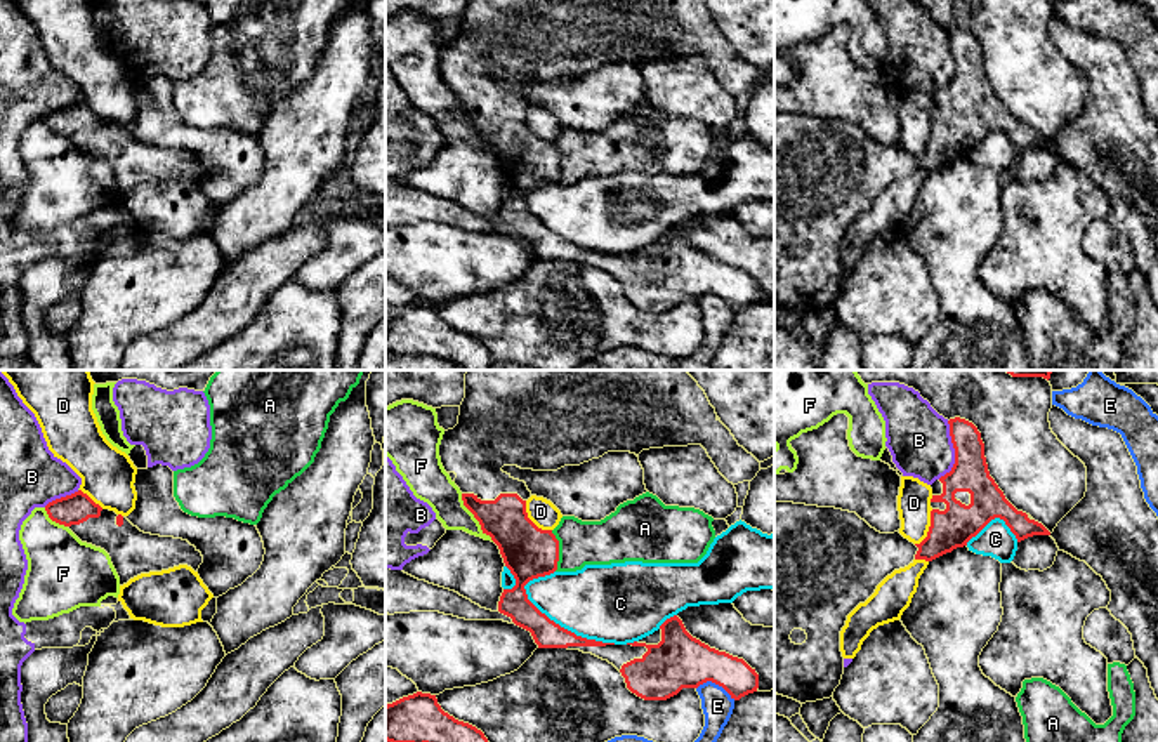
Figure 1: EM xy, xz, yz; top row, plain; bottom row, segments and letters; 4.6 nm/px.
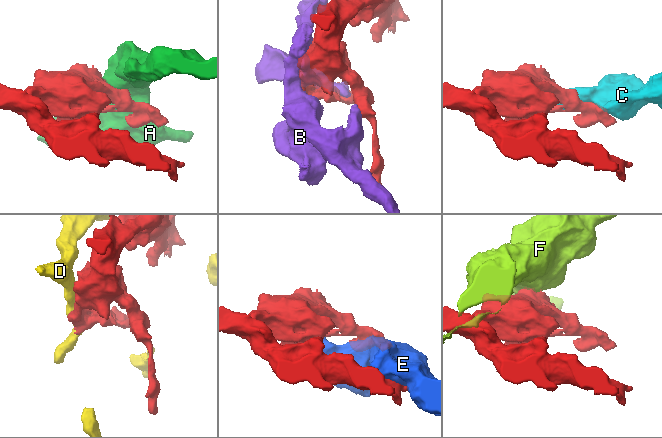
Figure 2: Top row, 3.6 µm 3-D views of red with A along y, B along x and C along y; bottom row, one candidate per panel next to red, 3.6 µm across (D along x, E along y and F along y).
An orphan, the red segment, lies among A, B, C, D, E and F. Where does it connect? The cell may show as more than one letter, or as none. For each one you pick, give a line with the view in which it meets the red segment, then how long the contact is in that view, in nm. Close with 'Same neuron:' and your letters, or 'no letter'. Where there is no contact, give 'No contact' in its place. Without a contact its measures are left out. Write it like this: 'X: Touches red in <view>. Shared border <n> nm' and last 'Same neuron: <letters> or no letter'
Same neuron: no letter

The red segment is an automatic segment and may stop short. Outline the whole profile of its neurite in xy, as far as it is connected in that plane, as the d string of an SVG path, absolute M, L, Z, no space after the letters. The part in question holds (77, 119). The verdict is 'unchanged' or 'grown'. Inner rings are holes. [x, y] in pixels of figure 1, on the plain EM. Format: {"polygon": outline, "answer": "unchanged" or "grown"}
{"polygon": "M82 101L49 113L45 122L52 132L68 137L82 153L104 160L120 188L120 196L141 184L161 182L179 176L188 176L198 182L203 174L201 163L188 151L144 144L125 127L102 120Z", "answer": "grown"}

